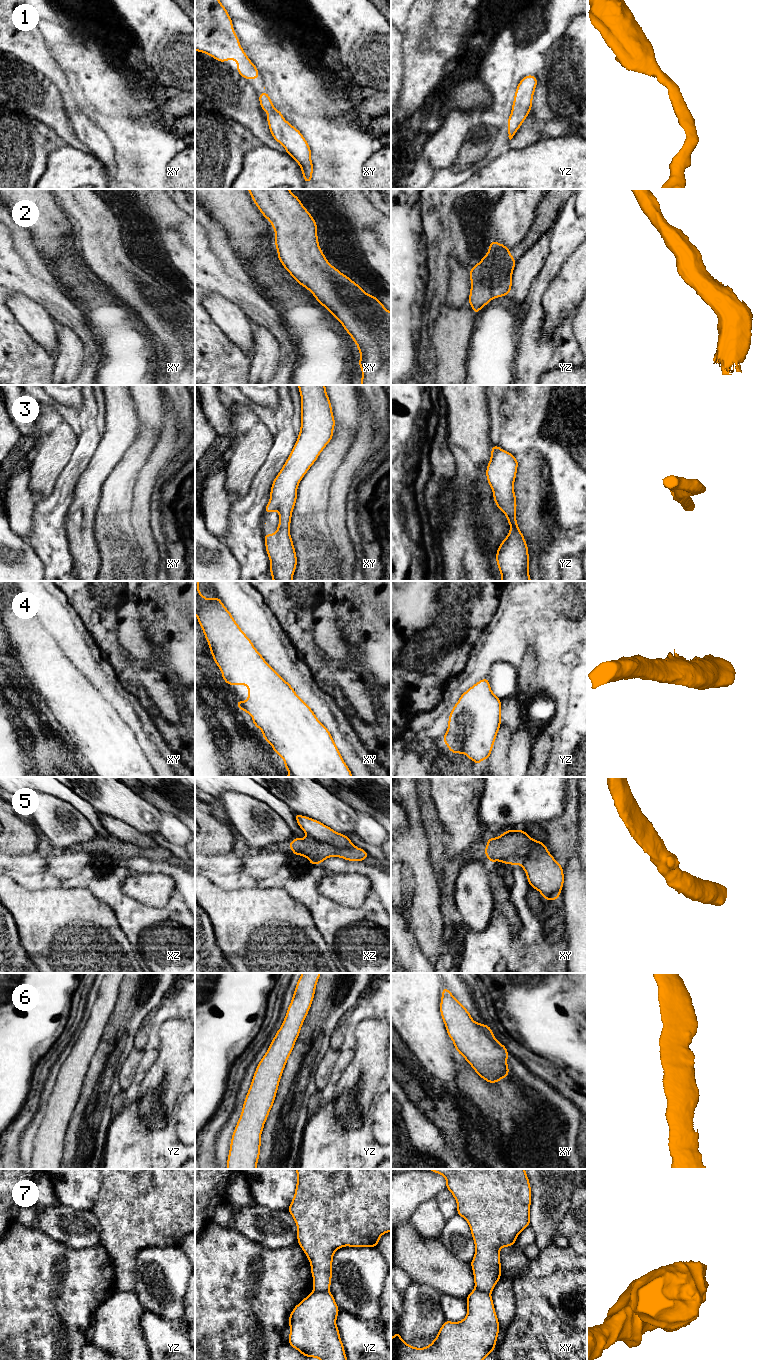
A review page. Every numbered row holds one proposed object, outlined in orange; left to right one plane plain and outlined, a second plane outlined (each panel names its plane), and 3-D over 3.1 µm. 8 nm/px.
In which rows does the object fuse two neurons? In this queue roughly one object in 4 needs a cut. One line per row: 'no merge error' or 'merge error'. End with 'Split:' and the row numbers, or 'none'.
1: no merge error
2: no merge error
3: no merge error
4: no merge error
5: merge error
6: no merge error
7: merge error
Split: 5, 7

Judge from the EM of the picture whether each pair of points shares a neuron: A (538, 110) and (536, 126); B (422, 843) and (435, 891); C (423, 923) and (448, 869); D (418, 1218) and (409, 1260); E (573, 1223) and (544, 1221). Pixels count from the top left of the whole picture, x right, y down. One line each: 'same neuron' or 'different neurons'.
A: different neurons
B: same neuron
C: different neurons
D: different neurons
E: different neurons

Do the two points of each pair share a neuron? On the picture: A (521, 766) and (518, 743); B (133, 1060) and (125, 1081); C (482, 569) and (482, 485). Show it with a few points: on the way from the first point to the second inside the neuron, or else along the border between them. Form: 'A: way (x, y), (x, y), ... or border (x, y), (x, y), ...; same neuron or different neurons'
A: way (519, 760), (519, 749); same neuron
B: way (130, 1065), (126, 1076); same neuron
C: border (474, 527), (478, 544), (488, 556), (492, 570); different neurons

